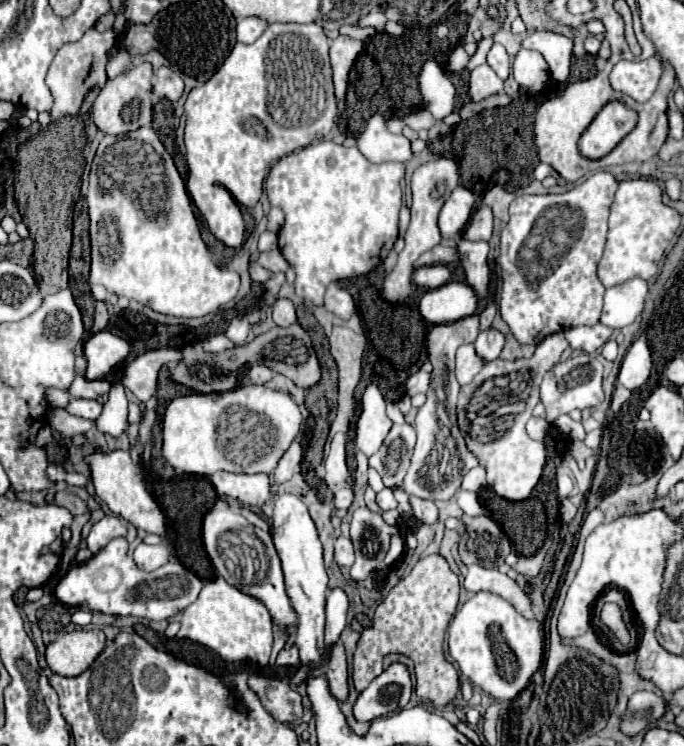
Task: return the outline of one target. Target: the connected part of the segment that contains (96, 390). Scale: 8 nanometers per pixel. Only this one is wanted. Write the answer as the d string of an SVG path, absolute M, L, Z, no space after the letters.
M78 371L76 373L76 379L74 379L74 383L70 385L70 395L72 397L82 397L82 399L98 399L98 397L102 397L102 395L106 395L108 393L108 389L110 389L110 383L108 381L94 381L94 383L90 383L88 379L82 379L82 371Z

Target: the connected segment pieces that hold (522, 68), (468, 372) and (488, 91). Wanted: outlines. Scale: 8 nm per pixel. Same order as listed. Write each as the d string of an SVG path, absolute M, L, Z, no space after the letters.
M520 49L514 59L514 79L520 87L528 91L542 91L550 79L550 67L538 51Z
M462 345L456 353L456 379L460 385L468 385L476 373L482 369L482 359L478 359L472 345Z
M484 63L480 67L476 67L470 73L470 97L474 103L480 103L496 93L500 93L504 89L502 79L498 79L498 75L494 75L494 71L490 71L490 67Z

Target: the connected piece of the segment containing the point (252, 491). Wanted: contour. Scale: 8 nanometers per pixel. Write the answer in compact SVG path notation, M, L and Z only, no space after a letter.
M218 471L212 475L212 483L218 495L234 497L246 505L264 505L270 499L266 473L236 475L236 473Z

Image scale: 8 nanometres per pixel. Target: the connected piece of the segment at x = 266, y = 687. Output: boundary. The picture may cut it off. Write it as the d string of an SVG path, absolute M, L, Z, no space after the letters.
M260 675L248 677L248 687L258 695L264 709L280 723L292 723L302 717L302 701L298 691L286 681L268 679Z

